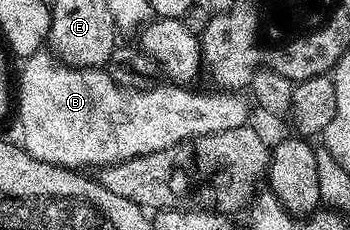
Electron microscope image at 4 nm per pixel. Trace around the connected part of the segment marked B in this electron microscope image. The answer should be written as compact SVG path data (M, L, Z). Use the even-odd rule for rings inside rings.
M41 51L35 53L33 57L27 58L23 62L24 70L20 73L20 85L18 81L18 109L20 105L20 133L24 136L22 140L22 148L30 154L34 159L45 161L51 165L63 165L66 169L83 170L83 165L96 165L95 167L103 167L113 165L119 161L125 161L131 157L141 157L142 155L150 155L154 151L162 151L166 147L174 147L179 145L181 141L190 141L193 137L201 137L202 135L214 135L218 131L230 131L230 127L242 127L249 124L248 117L254 110L254 105L247 96L243 97L240 91L214 91L216 93L195 93L192 87L185 87L180 83L160 83L153 84L150 89L127 89L122 87L112 78L111 72L105 71L100 67L77 67L69 65L60 60L55 53L51 51Z

